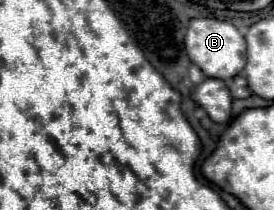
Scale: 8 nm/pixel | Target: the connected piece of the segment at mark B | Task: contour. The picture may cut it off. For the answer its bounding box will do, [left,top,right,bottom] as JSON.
[184,18,246,80]

